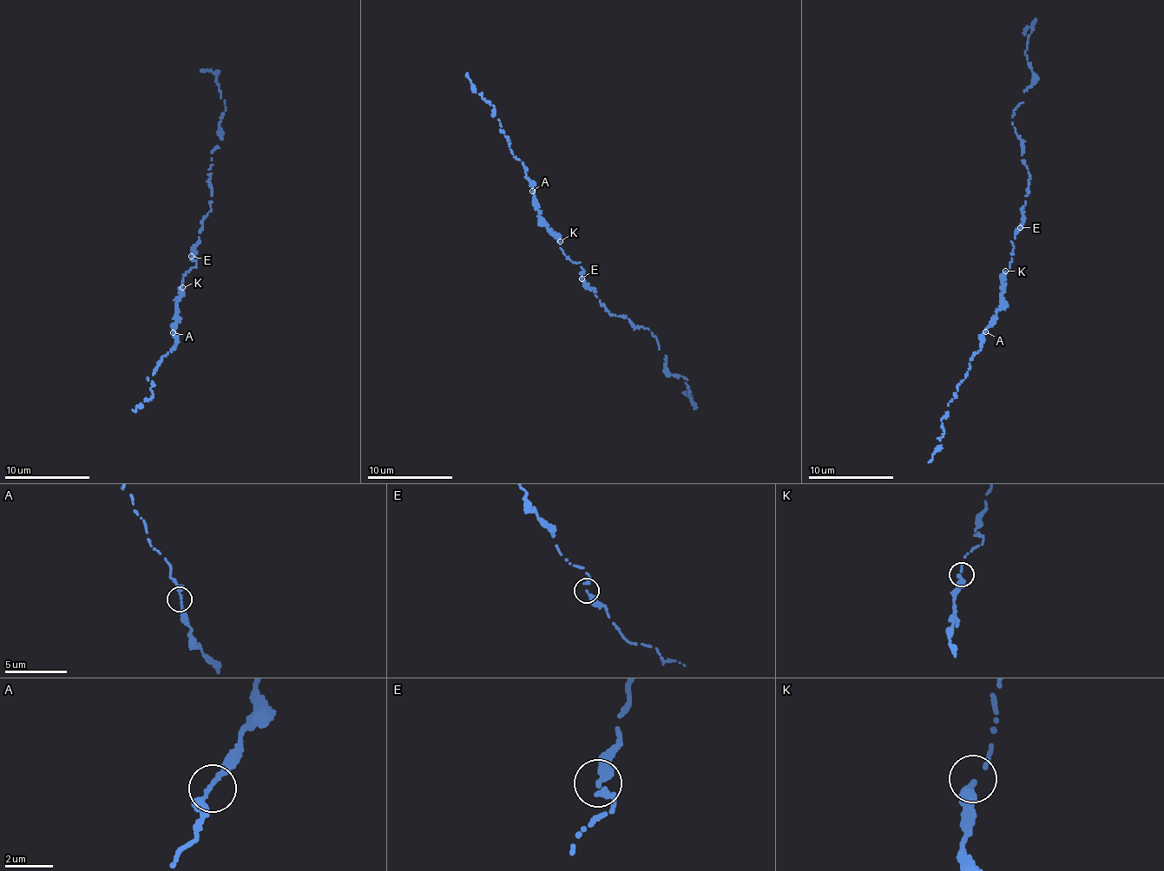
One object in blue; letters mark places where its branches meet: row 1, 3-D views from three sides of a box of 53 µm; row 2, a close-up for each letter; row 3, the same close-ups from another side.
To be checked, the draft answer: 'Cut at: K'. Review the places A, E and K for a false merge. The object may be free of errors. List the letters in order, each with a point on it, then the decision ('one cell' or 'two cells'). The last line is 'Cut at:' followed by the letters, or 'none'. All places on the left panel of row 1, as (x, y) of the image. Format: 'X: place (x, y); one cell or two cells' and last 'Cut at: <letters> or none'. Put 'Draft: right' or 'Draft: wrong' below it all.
A: place (173, 332); one cell
E: place (191, 256); one cell
K: place (182, 287); one cell
Cut at: none
Draft: wrong

